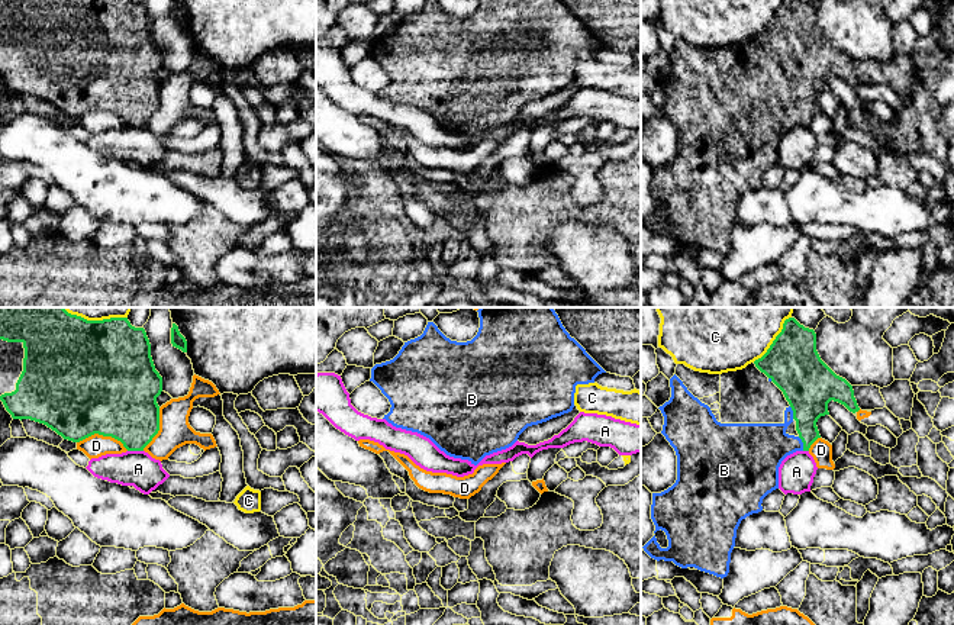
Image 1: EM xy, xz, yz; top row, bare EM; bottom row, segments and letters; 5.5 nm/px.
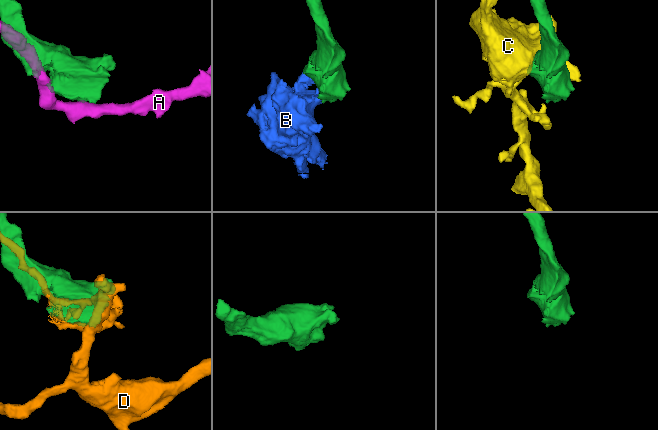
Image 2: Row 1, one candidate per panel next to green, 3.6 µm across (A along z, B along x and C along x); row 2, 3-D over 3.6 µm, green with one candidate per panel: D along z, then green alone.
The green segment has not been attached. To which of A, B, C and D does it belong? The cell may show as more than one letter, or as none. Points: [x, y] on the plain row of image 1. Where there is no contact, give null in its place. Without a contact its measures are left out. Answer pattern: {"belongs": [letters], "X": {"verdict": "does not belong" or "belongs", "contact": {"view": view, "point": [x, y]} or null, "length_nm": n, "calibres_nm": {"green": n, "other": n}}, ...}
{"belongs": ["B"], "A": {"verdict": "does not belong", "contact": {"view": "xy", "point": [135, 125]}, "length_nm": 90, "calibres_nm": {"green": 360, "other": 200}}, "B": {"verdict": "belongs", "contact": {"view": "yz", "point": [803, 119]}, "length_nm": 90, "calibres_nm": {"green": 220, "other": 280}}, "C": {"verdict": "does not belong", "contact": {"view": "yz", "point": [770, 21]}, "length_nm": 260, "calibres_nm": {"green": 300, "other": 260}}, "D": {"verdict": "does not belong", "contact": {"view": "xy", "point": [103, 110]}, "length_nm": 300, "calibres_nm": {"green": 500, "other": 130}}}

